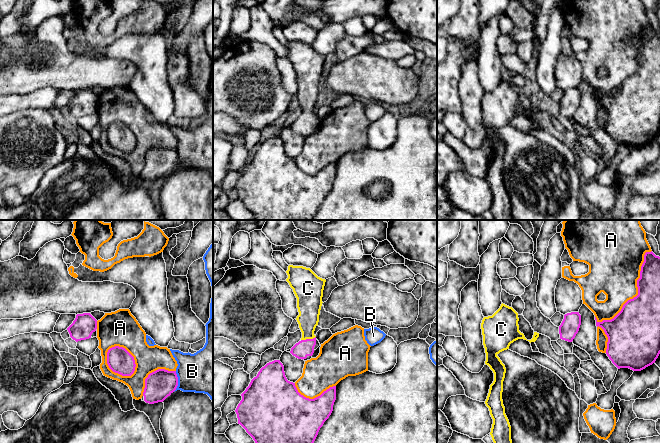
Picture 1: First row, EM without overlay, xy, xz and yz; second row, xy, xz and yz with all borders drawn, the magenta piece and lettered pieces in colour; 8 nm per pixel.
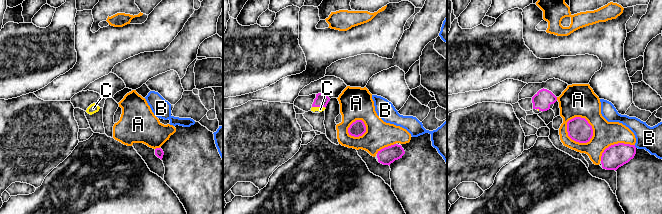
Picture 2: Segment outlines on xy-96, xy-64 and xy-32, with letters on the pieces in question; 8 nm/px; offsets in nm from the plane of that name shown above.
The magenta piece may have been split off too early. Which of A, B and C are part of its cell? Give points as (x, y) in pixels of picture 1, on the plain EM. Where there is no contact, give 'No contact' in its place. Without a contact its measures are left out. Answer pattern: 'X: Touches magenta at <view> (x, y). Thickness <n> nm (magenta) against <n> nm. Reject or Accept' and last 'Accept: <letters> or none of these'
A: Touches magenta at yz (638, 68). Thickness 360 nm (magenta) against 380 nm. Reject
B: Touches magenta at xy (177, 157). Thickness 220 nm (magenta) against 360 nm. Reject
C: Touches magenta at xz (308, 115). Thickness 140 nm (magenta) against 180 nm. Accept
Accept: C

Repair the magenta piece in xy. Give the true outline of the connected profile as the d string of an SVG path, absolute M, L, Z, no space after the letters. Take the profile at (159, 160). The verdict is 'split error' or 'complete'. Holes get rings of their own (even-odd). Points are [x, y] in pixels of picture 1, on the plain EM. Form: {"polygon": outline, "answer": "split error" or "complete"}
{"polygon": "M158 145L145 155L144 177L149 180L163 178L178 162L176 147Z", "answer": "complete"}

